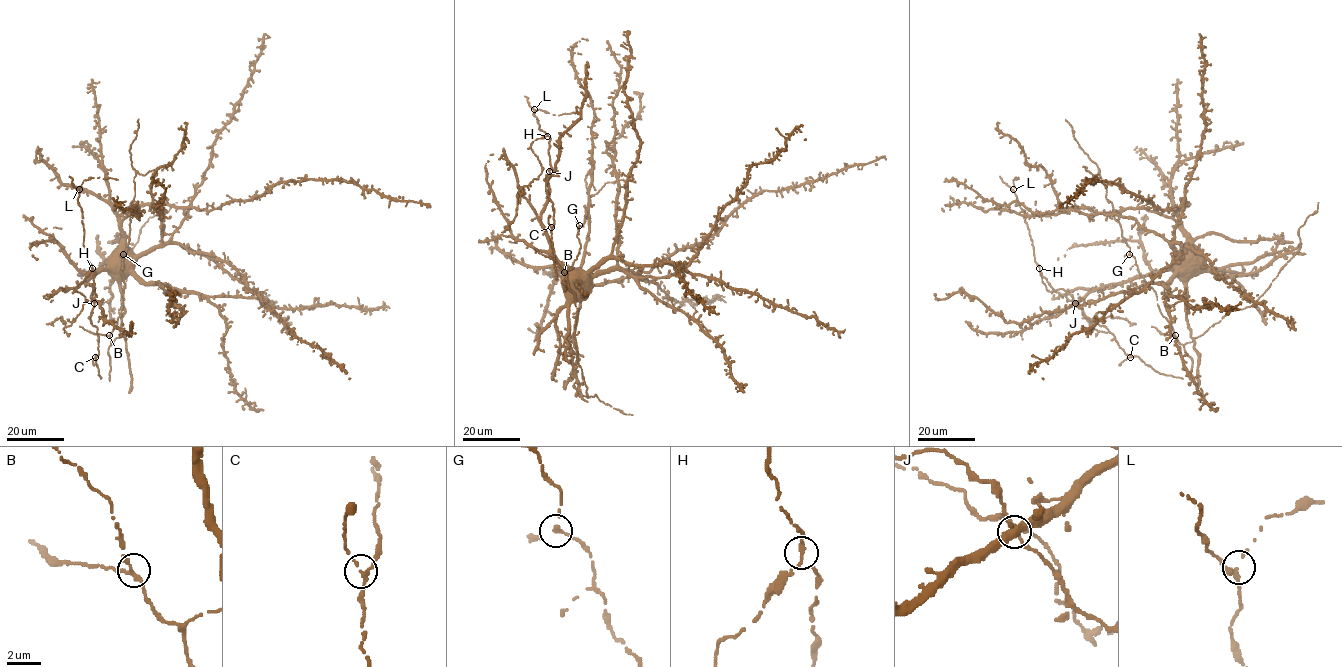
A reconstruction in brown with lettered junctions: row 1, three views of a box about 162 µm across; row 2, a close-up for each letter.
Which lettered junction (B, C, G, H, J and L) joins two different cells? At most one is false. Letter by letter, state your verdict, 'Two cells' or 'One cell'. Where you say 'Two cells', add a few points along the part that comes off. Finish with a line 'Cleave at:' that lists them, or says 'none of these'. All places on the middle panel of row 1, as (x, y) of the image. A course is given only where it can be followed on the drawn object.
B: One cell
C: One cell
G: One cell
H: Two cells. Course of the part to remove: (547, 136), (531, 143), (531, 148), (542, 171), (537, 179), (518, 192), (515, 217), (502, 232)
J: One cell
L: One cell
Cleave at: H

